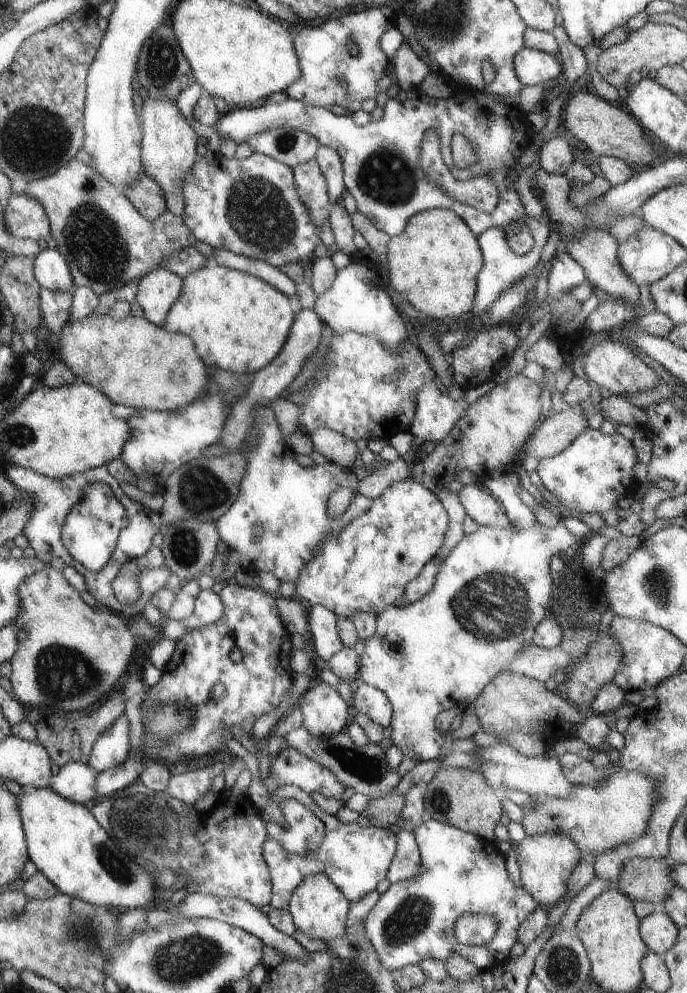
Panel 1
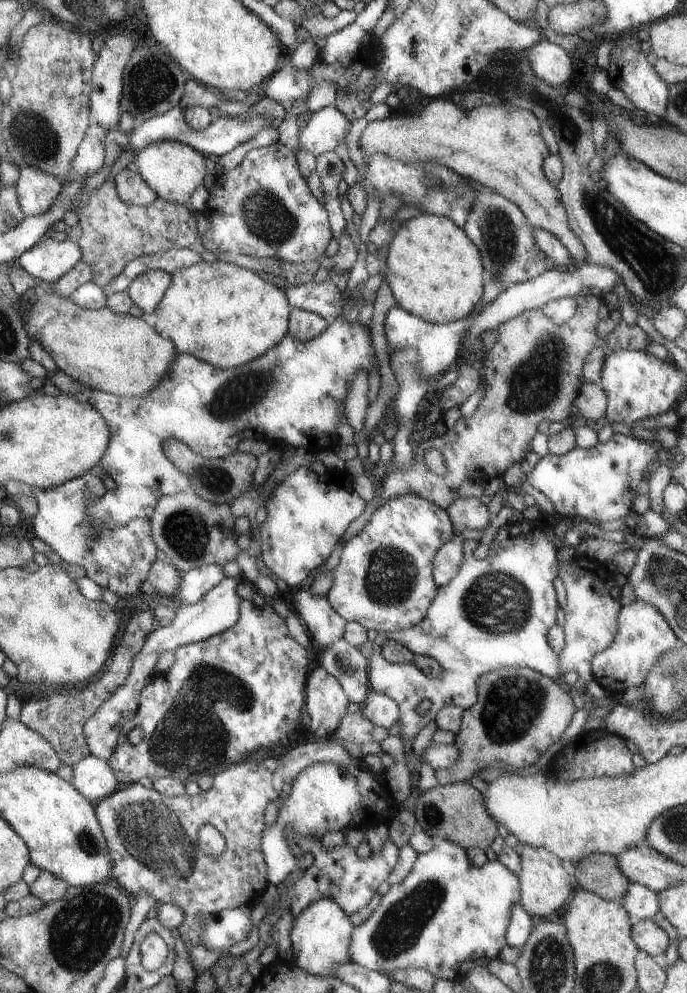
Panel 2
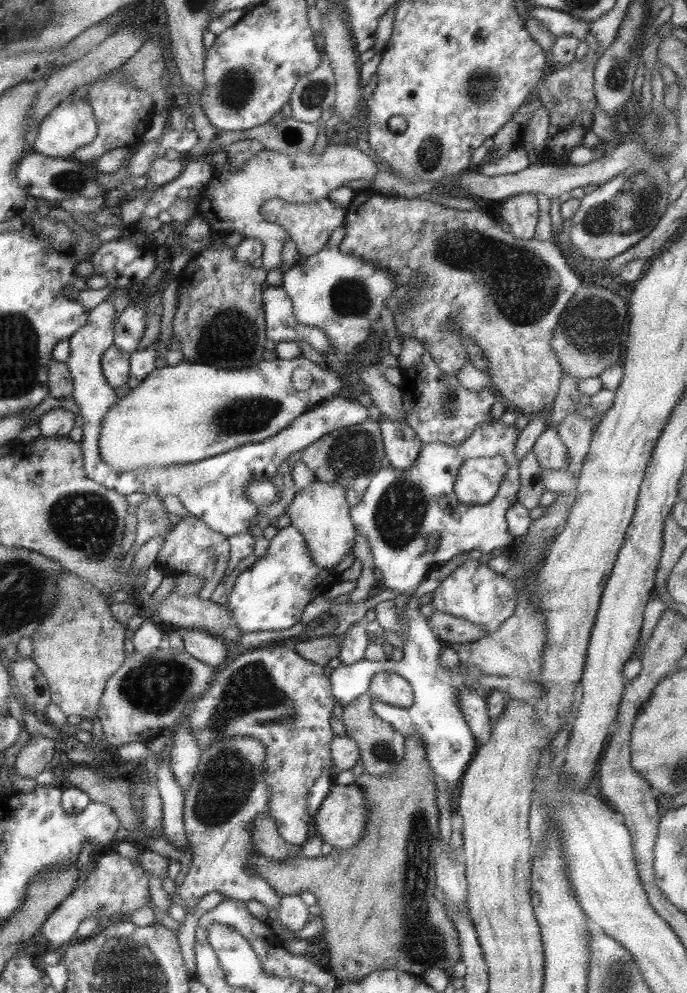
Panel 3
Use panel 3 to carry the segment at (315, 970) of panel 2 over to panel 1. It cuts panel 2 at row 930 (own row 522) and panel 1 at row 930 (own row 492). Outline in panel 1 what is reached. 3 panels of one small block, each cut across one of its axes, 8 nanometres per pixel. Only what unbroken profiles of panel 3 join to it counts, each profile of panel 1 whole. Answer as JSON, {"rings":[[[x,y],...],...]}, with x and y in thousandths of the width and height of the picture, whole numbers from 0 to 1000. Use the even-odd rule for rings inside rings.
{"rings":[[[450,880],[426,896],[421,910],[418,910],[418,918],[424,918],[432,939],[438,939],[441,943],[453,943],[456,947],[479,949],[479,947],[502,943],[502,928],[505,928],[508,912],[511,908],[493,898],[491,892],[479,888],[473,880]]]}

